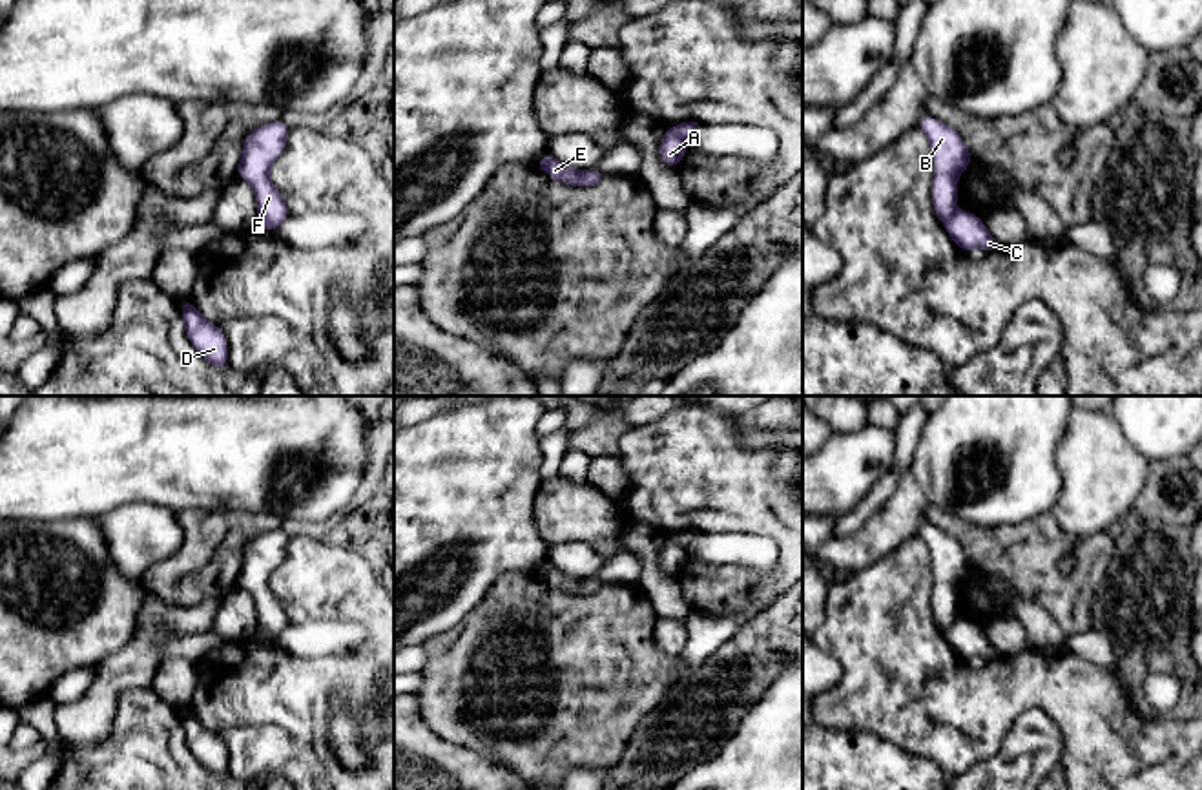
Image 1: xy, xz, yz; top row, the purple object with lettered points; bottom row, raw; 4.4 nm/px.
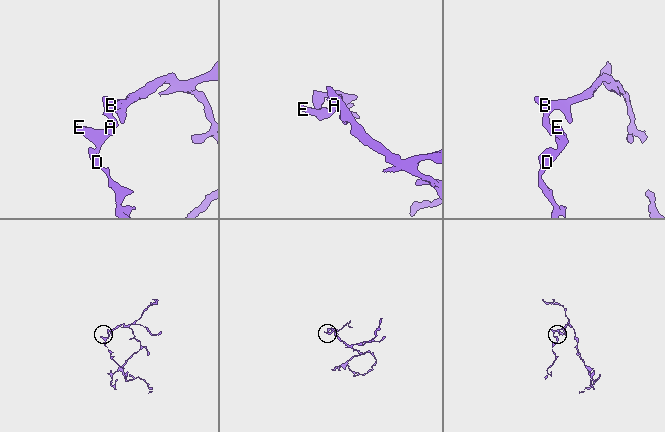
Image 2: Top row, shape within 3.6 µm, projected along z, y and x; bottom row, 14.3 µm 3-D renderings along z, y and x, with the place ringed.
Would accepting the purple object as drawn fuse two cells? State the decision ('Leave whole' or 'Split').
Split

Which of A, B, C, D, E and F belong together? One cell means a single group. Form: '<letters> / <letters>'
A C D E / B F

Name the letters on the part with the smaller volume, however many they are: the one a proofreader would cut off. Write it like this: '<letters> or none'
A, C, D, E

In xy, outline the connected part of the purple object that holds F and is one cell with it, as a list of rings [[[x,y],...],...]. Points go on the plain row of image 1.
[[[274,529],[255,536],[243,549],[243,564],[235,584],[244,587],[255,600],[259,628],[275,639],[292,624],[281,600],[270,589],[270,575],[285,560],[290,536]]]

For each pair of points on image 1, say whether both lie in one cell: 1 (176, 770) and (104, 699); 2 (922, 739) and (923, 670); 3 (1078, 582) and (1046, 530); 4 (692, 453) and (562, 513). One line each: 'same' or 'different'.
1: different
2: same
3: same
4: different

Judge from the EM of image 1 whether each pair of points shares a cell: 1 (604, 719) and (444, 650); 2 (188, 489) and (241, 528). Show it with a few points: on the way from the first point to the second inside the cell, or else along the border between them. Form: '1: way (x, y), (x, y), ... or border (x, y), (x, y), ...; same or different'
1: way (564, 712), (551, 701), (504, 696), (484, 683); same
2: border (259, 511), (185, 509), (181, 513); different

